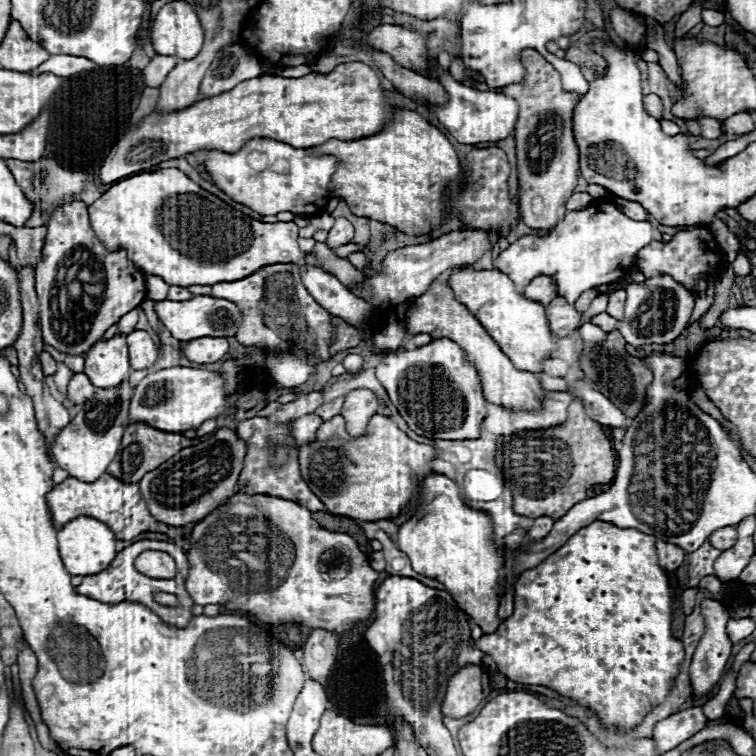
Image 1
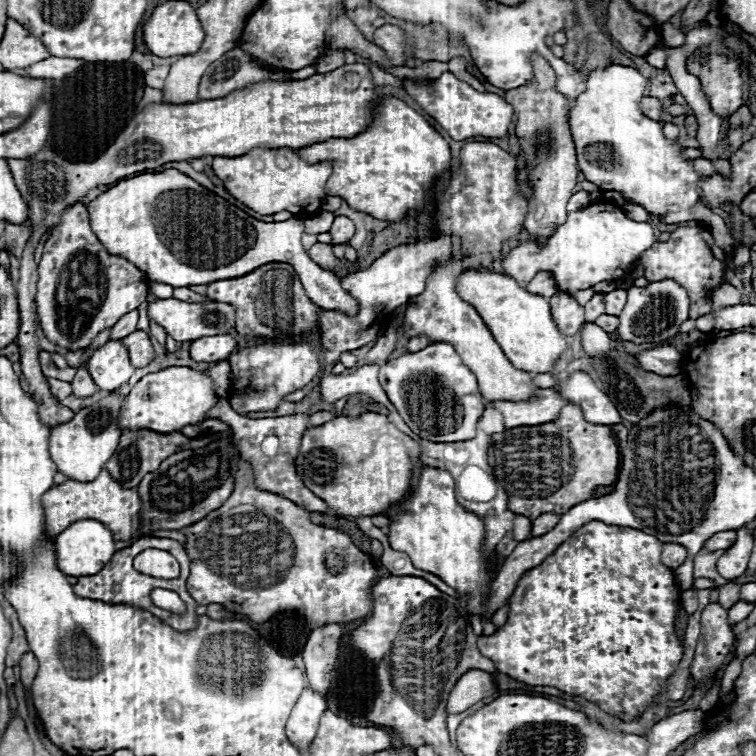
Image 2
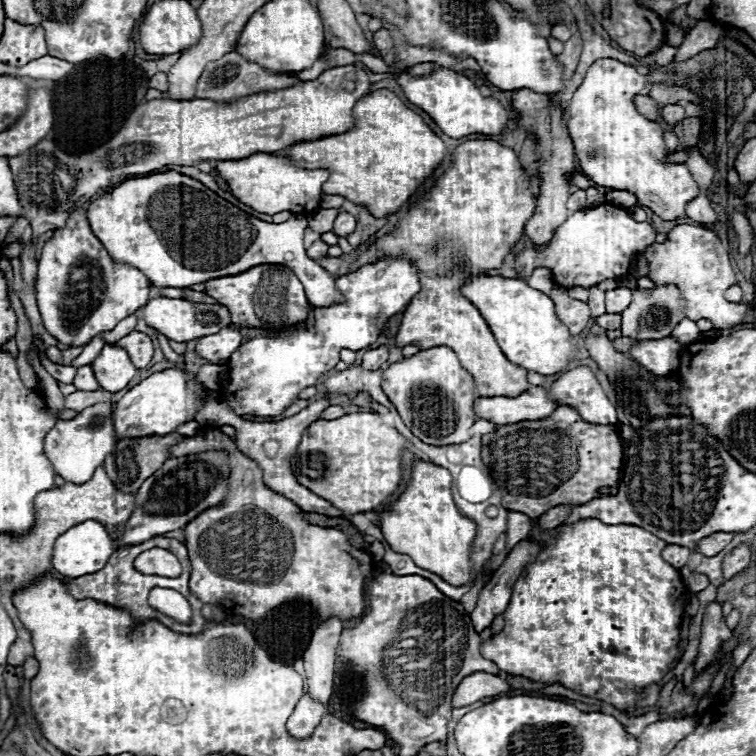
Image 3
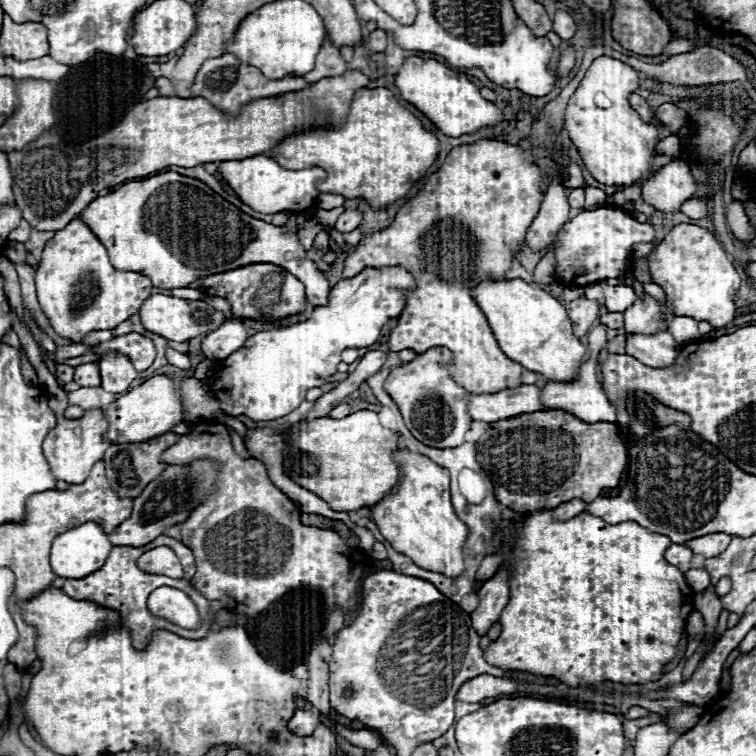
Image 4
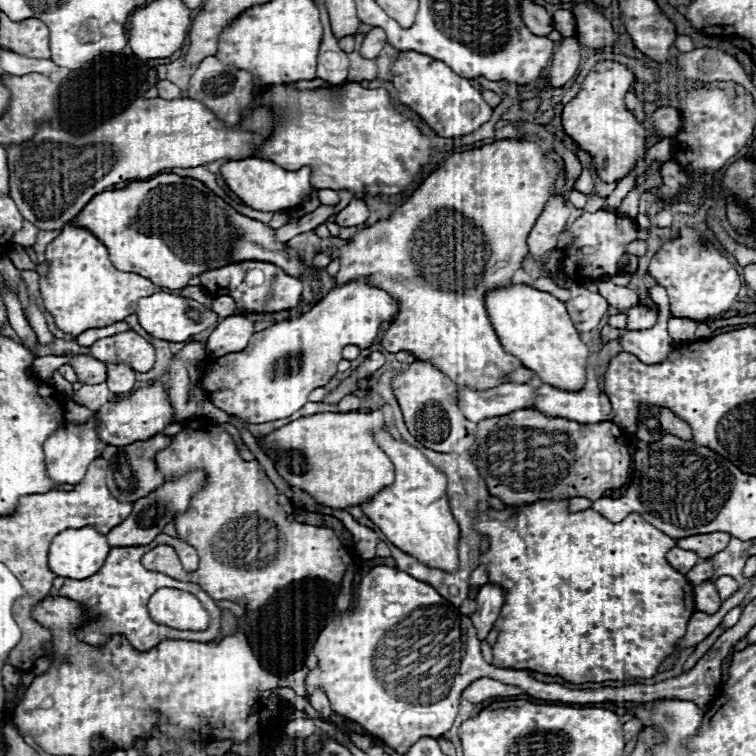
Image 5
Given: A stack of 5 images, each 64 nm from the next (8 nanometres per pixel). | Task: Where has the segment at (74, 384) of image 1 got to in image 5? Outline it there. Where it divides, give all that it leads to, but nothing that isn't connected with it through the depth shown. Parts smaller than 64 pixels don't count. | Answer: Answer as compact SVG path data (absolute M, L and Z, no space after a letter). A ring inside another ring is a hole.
M68 356L76 370L78 382L82 384L102 384L106 380L106 364L92 356Z

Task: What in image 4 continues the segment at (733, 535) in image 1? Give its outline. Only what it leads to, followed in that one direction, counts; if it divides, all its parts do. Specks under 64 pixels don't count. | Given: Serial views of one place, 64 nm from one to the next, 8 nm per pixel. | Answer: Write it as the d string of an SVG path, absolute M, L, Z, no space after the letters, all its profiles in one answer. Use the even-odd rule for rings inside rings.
M716 532L710 536L700 536L698 540L690 540L690 544L686 544L686 546L696 554L704 554L706 558L712 558L726 550L726 546L730 544L730 538L732 538L730 534Z

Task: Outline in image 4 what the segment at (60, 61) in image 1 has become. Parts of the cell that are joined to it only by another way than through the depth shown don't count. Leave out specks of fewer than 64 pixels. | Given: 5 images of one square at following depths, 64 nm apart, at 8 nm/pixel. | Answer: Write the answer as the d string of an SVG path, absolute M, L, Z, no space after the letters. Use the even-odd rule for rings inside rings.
M42 56L42 58L34 58L34 60L26 60L26 62L18 62L12 58L6 58L6 64L12 68L12 78L22 80L22 78L40 78L40 80L60 80L62 76L68 74L70 66L56 62L50 56Z

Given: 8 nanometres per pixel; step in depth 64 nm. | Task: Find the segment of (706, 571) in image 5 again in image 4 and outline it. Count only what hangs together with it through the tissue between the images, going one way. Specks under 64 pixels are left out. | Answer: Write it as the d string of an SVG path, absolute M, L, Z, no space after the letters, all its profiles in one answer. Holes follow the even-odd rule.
M698 568L698 570L688 570L684 576L686 576L686 582L692 586L694 592L702 592L702 590L706 590L706 588L710 586L710 576L708 576L708 572L702 570L702 568Z

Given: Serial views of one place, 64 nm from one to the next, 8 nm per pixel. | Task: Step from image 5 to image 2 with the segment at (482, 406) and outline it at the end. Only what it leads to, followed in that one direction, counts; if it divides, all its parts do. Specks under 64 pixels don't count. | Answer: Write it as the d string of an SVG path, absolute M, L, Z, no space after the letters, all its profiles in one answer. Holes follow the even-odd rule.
M540 388L534 402L490 402L490 406L498 408L504 414L504 422L508 428L554 422L566 404L568 400L550 388Z

